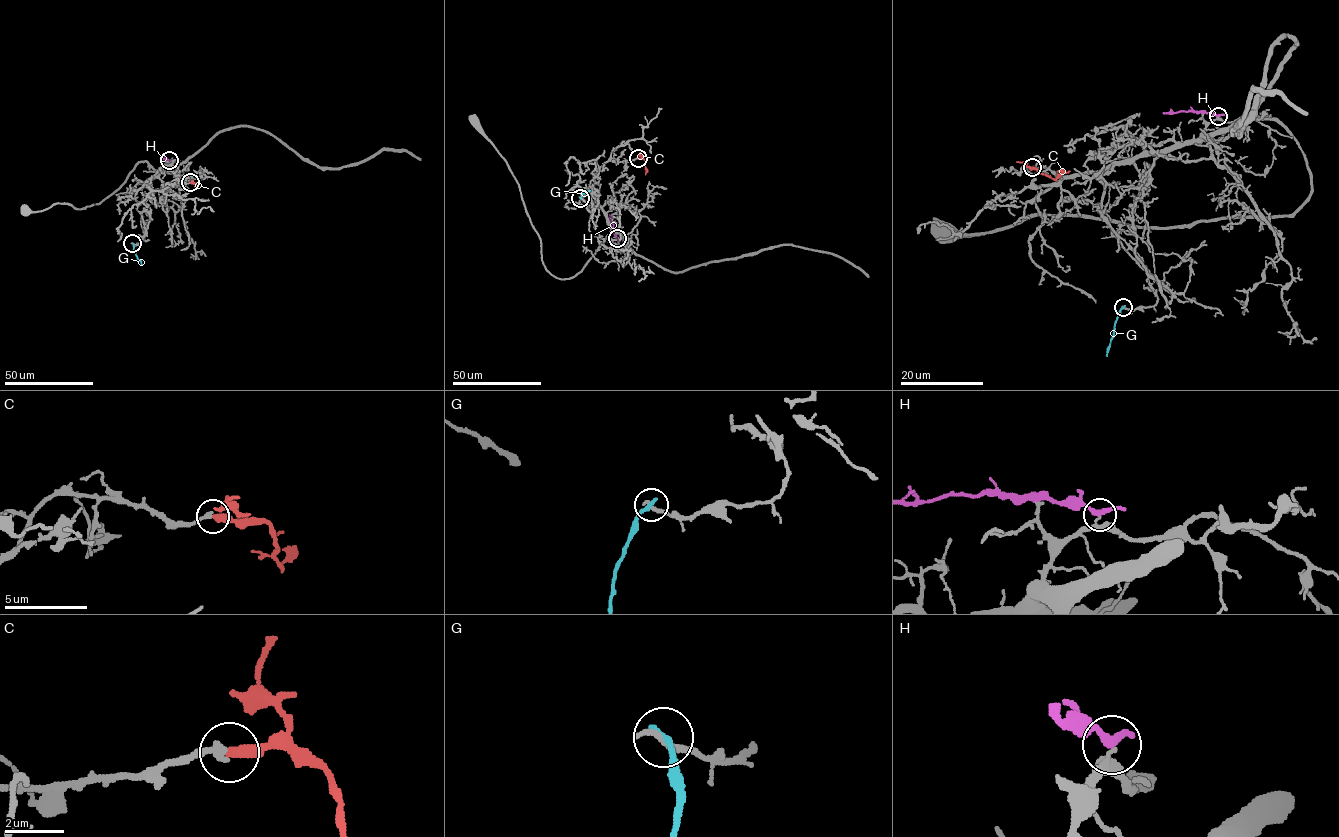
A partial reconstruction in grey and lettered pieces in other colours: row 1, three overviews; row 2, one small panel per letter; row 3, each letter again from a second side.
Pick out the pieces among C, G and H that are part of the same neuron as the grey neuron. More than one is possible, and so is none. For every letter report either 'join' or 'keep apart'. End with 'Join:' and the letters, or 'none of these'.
C: join
G: keep apart
H: keep apart
Join: C

